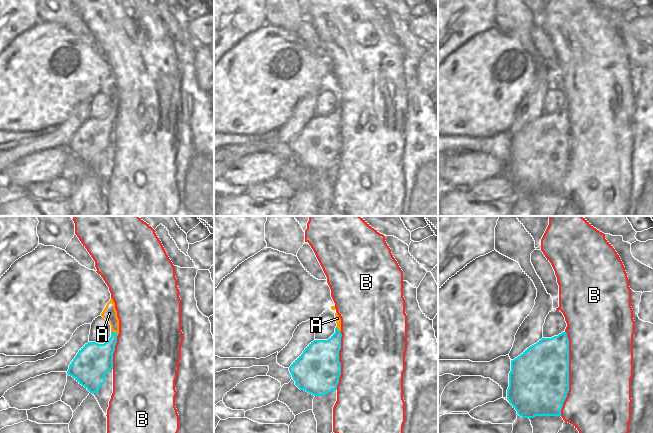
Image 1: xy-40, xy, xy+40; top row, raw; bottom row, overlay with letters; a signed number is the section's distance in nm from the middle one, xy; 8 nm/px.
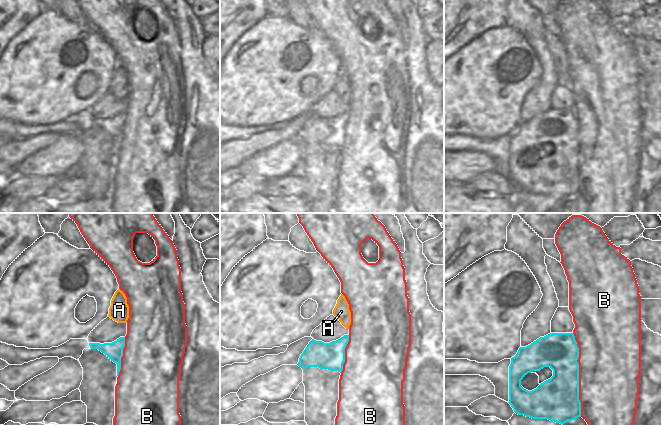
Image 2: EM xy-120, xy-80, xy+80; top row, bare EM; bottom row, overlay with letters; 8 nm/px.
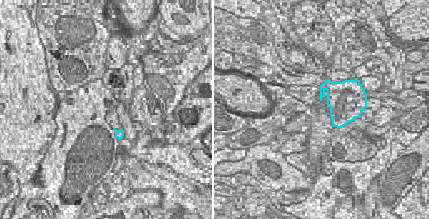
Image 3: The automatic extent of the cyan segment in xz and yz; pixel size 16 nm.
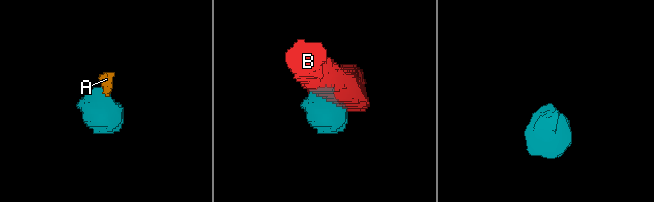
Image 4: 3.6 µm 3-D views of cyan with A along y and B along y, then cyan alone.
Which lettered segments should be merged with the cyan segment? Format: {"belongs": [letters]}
{"belongs": ["A"]}

